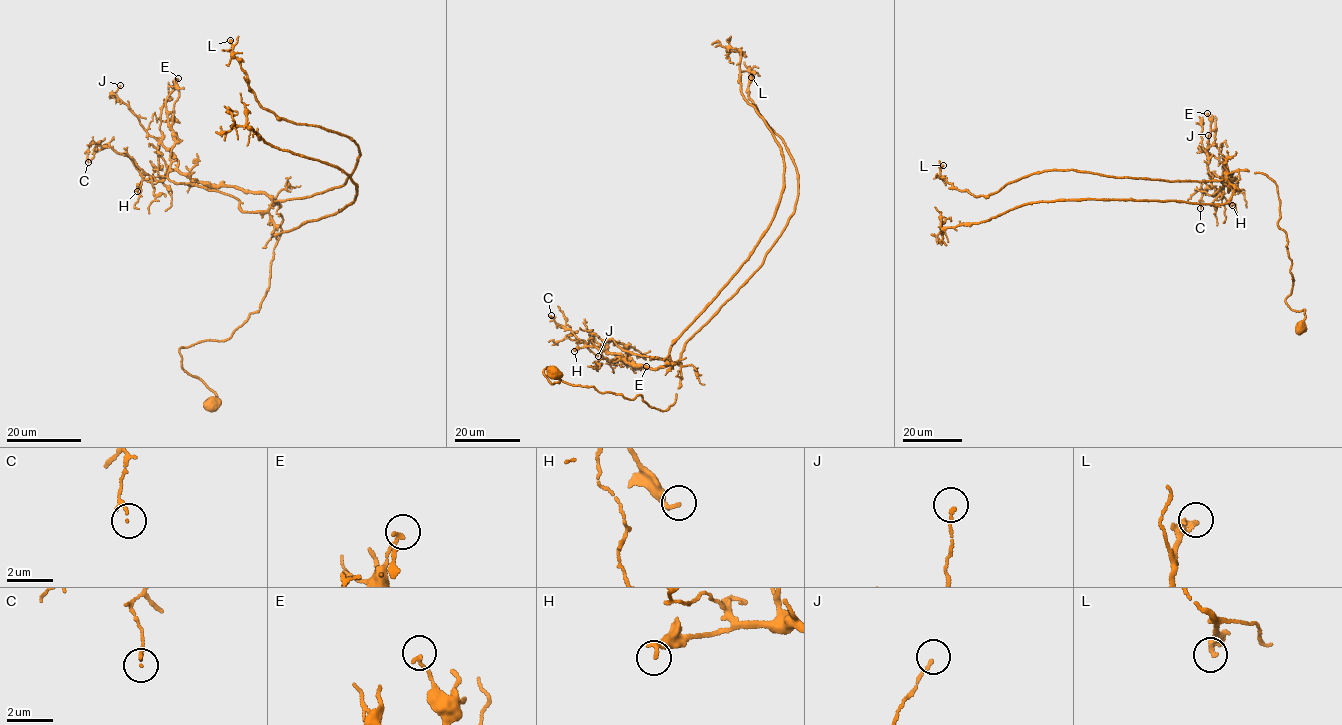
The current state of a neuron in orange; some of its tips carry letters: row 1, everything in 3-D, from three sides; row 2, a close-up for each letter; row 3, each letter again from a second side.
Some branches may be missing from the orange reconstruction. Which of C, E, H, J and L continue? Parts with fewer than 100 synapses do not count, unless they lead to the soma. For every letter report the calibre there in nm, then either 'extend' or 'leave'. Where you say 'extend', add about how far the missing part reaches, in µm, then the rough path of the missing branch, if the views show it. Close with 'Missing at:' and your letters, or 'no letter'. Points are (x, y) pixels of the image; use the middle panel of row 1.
C: 100 nm thick; leave
E: 150 nm thick; leave
H: 170 nm thick; leave
J: 110 nm thick; leave
L: 200 nm thick; leave
Missing at: no letter

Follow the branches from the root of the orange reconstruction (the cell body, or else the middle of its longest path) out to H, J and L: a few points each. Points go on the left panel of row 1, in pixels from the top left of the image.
H: (212, 404), (179, 349), (229, 339), (258, 310), (279, 205), (176, 170), (137, 191)
J: (212, 404), (179, 349), (229, 339), (258, 310), (279, 205), (182, 173), (109, 97), (120, 85)
L: (212, 404), (179, 349), (229, 339), (258, 310), (274, 199), (340, 187), (360, 154), (263, 108), (230, 40)

